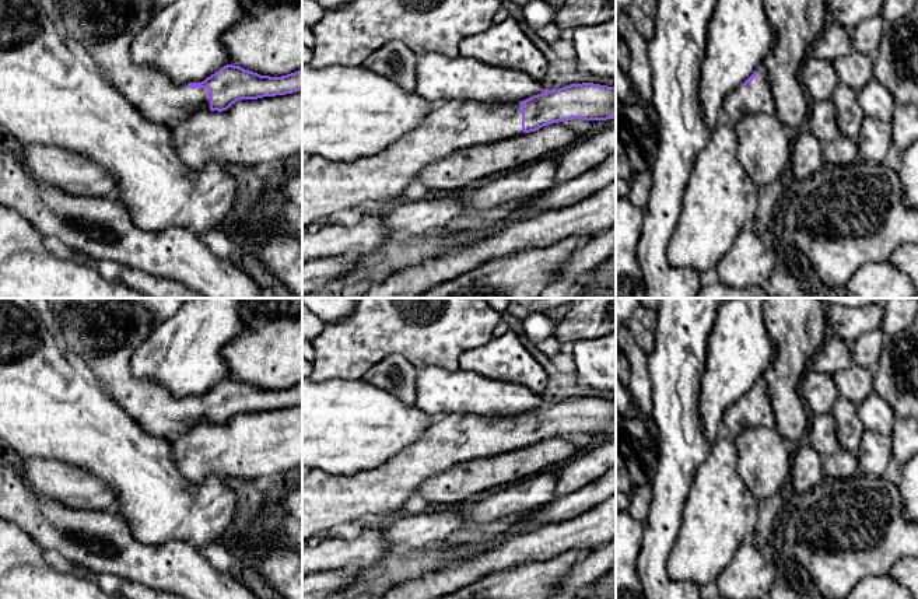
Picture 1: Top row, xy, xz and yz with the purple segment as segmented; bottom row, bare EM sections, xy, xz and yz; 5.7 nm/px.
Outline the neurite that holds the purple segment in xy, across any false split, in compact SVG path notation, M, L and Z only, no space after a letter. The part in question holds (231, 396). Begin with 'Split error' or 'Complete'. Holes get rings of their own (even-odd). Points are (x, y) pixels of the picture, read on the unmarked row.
Split error. M56 298L46 316L59 348L67 355L80 357L92 371L94 383L148 434L171 437L183 434L200 424L227 424L239 413L257 413L302 404L302 298L242 298L241 316L245 329L223 350L230 376L202 396L175 397L168 389L150 379L137 379L130 369L133 351L144 343L157 325L141 305L122 298Z

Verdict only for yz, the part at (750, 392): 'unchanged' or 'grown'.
grown

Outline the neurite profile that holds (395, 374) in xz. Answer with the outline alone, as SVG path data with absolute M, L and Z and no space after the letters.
M390 354L374 364L362 379L399 397L407 406L414 406L416 378L416 365L400 354Z

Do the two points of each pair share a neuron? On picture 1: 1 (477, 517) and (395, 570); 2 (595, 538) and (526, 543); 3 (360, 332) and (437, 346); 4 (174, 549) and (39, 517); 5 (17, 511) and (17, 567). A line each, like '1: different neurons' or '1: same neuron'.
1: same neuron
2: same neuron
3: same neuron
4: same neuron
5: different neurons

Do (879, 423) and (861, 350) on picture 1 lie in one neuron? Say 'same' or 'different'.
different

